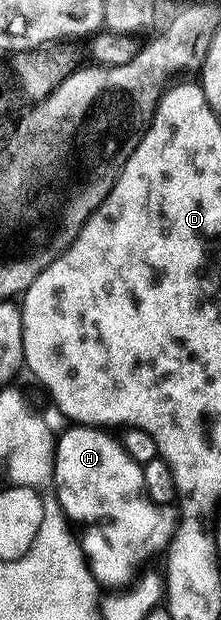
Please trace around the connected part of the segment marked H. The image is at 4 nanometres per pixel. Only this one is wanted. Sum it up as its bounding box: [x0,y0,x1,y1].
[52,425,178,589]

